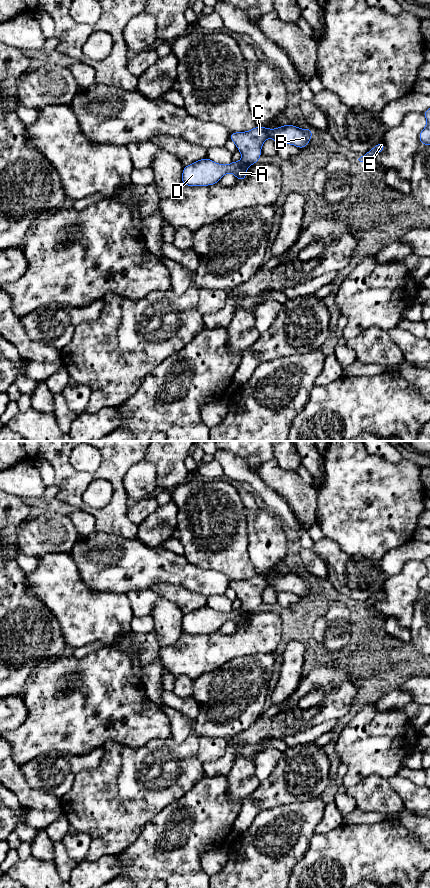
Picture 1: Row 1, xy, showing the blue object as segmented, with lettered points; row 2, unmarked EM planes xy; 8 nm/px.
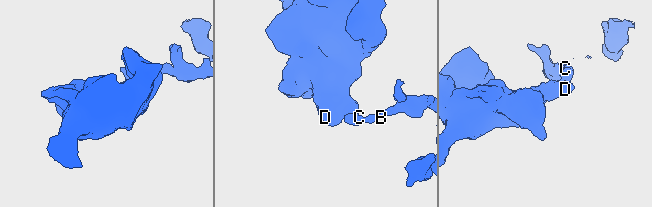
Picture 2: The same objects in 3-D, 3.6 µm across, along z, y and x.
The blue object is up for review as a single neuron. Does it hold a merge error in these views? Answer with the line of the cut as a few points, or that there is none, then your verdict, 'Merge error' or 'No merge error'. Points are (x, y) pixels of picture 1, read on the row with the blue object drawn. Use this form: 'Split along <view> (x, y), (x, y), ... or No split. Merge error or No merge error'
Split along xy (241, 160), (249, 165). Merge error

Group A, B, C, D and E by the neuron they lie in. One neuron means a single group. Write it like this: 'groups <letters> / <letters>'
groups A D / B C E

